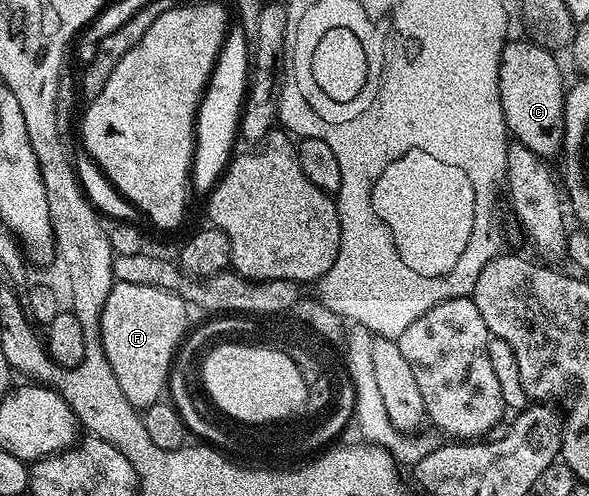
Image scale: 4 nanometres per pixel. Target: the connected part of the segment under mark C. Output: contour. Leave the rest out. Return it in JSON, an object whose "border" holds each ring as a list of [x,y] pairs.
{"border":[[[530,40],[523,42],[506,41],[499,60],[499,100],[503,104],[503,120],[510,135],[540,158],[553,160],[561,153],[563,136],[565,135],[565,95],[567,81],[561,75],[561,66],[557,63],[558,55],[545,50]]]}

